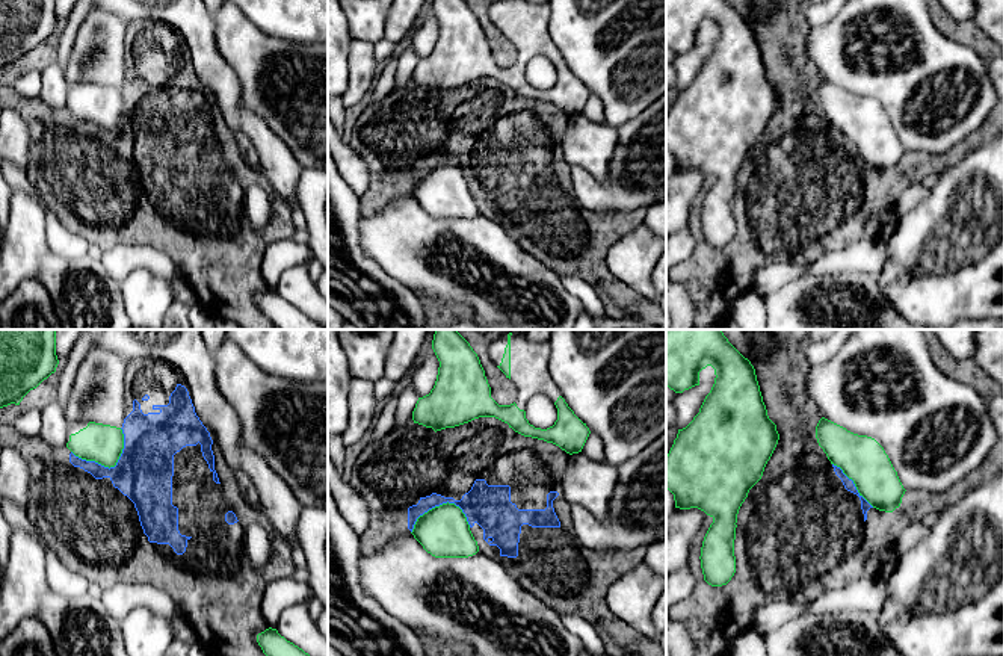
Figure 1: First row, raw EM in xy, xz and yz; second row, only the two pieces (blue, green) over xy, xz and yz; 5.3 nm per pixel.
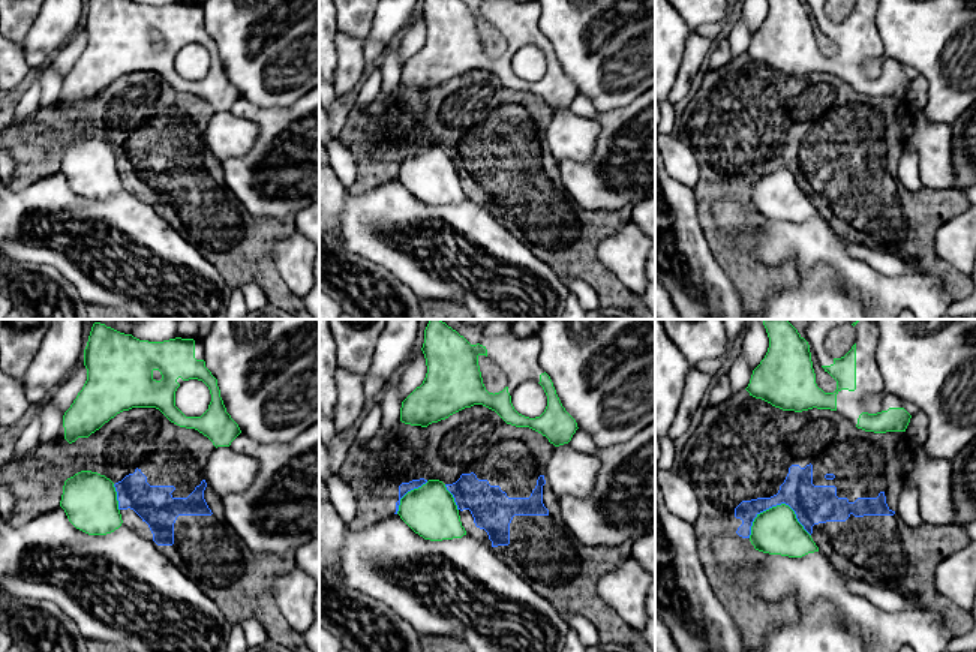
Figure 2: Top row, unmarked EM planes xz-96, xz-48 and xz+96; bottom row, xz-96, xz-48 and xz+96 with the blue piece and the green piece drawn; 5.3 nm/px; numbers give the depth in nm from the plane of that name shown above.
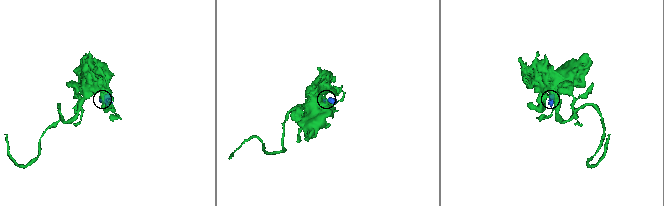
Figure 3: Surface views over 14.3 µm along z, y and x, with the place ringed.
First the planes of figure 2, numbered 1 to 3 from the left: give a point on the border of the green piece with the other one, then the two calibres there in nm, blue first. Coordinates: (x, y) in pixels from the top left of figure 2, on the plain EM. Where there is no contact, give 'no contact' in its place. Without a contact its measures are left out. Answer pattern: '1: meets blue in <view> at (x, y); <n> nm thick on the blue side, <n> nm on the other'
1: meets blue in xz-96 at (117, 162); 200 nm thick on the blue side, 300 nm on the other
2: meets blue in xz-48 at (407, 156); 60 nm thick on the blue side, 280 nm on the other
3: meets blue in xz+96 at (777, 168); 200 nm thick on the blue side, 260 nm on the other

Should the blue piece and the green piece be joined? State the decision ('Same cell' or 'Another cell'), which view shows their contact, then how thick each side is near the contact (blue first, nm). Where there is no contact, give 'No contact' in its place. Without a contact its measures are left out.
Another cell. Touches blue in xy. Thickness 300 nm (blue) against 200 nm

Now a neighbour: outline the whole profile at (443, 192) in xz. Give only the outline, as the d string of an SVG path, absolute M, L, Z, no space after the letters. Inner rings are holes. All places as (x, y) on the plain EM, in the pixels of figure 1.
M443 165L420 177L411 195L435 219L468 219L479 213L467 178L455 165Z

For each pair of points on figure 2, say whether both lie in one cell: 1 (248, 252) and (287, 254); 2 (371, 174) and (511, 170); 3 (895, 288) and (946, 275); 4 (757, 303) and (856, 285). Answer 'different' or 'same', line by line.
1: different
2: same
3: different
4: different

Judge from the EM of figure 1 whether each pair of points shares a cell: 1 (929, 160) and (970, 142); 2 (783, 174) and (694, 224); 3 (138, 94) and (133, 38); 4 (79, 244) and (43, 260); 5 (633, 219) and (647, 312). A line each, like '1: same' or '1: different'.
1: same
2: same
3: same
4: different
5: same

